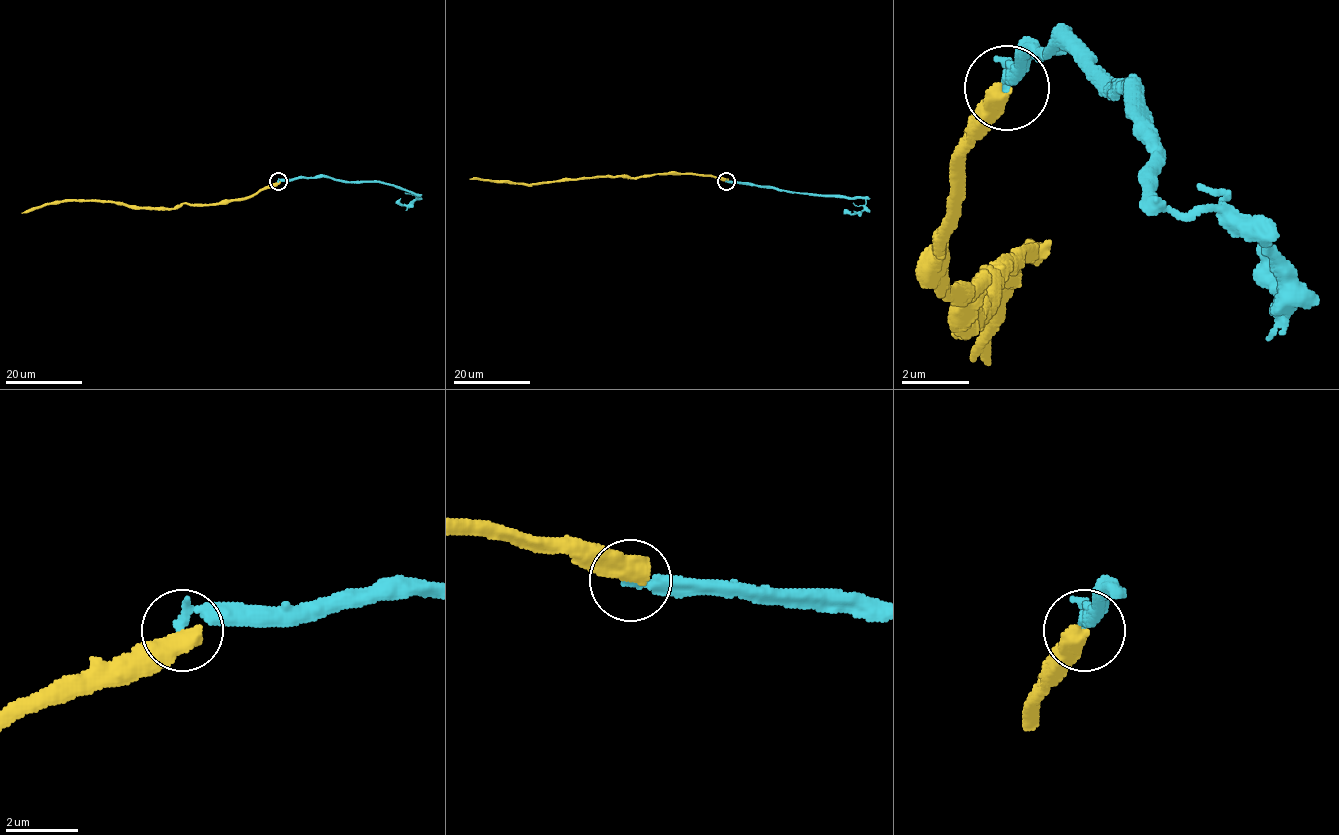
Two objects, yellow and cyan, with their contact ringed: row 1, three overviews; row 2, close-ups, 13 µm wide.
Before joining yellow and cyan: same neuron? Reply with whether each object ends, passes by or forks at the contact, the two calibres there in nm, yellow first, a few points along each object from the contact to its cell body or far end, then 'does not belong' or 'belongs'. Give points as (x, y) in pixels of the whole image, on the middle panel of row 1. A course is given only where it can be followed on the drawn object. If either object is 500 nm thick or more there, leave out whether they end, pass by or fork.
600/260 nm | yellow via (726, 181), (692, 174), (592, 176), (522, 184), (469, 178) | cyan via (726, 181), (865, 200), (865, 206), (856, 213), (848, 210) | does not belong

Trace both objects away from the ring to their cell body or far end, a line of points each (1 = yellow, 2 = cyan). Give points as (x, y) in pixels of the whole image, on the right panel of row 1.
1: (1009, 94), (975, 128), (941, 230), (941, 281), (975, 281), (966, 323), (1035, 255), (992, 315), (983, 366)
2: (1009, 85), (1052, 42), (1103, 85), (1128, 85), (1171, 213), (1230, 213), (1290, 289), (1273, 272), (1264, 230)

